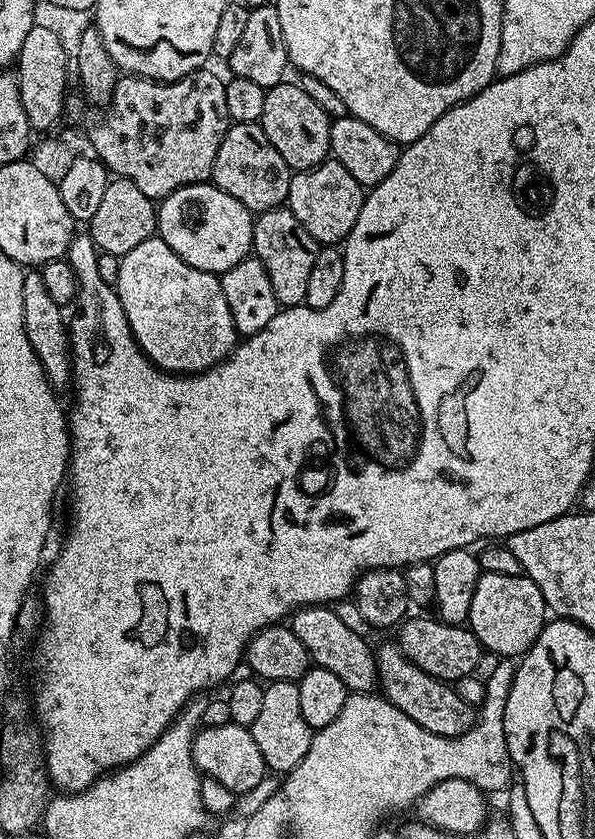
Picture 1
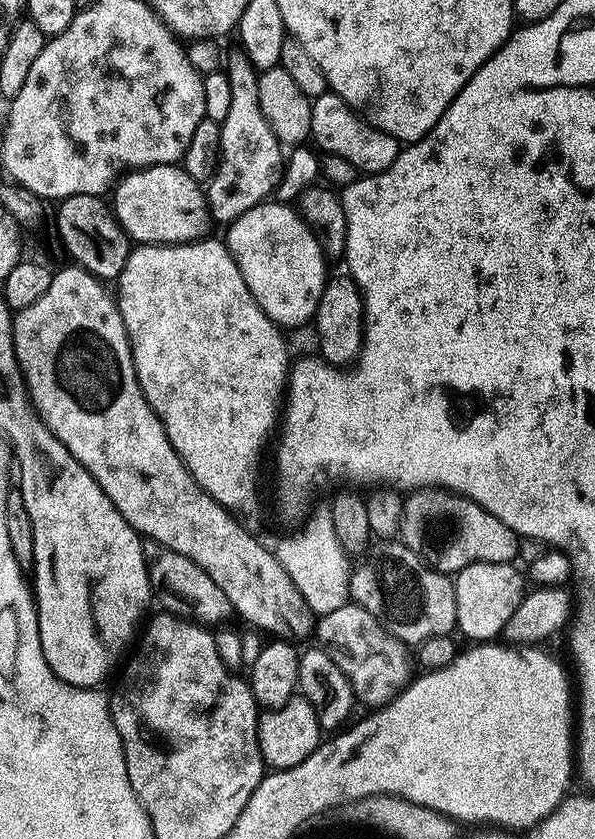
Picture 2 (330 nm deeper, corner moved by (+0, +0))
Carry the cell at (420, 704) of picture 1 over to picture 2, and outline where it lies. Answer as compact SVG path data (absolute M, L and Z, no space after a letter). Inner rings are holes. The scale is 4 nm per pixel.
M355 602L338 606L330 614L319 617L314 629L314 640L324 653L334 658L336 665L346 674L356 693L357 701L372 710L389 704L401 688L410 683L408 676L408 652L401 641L389 636L368 611Z

